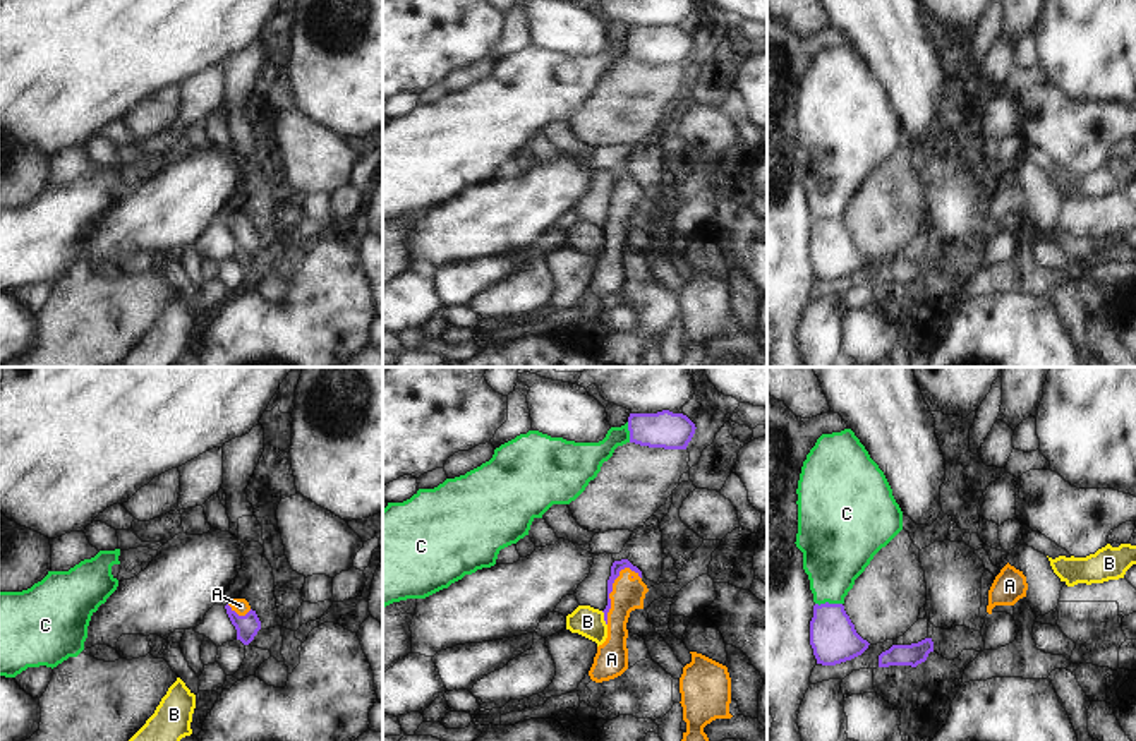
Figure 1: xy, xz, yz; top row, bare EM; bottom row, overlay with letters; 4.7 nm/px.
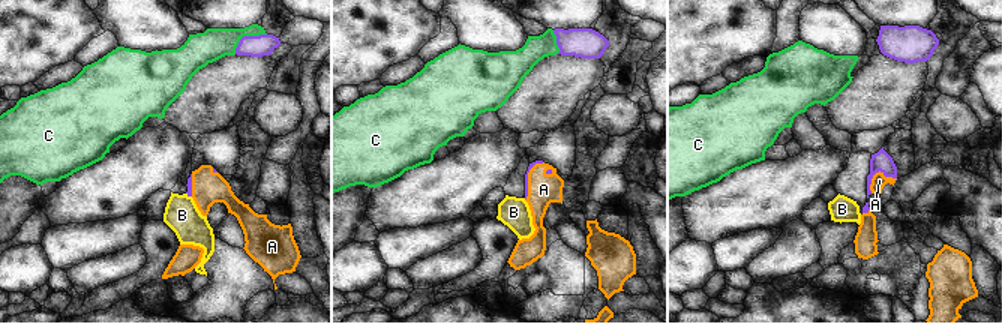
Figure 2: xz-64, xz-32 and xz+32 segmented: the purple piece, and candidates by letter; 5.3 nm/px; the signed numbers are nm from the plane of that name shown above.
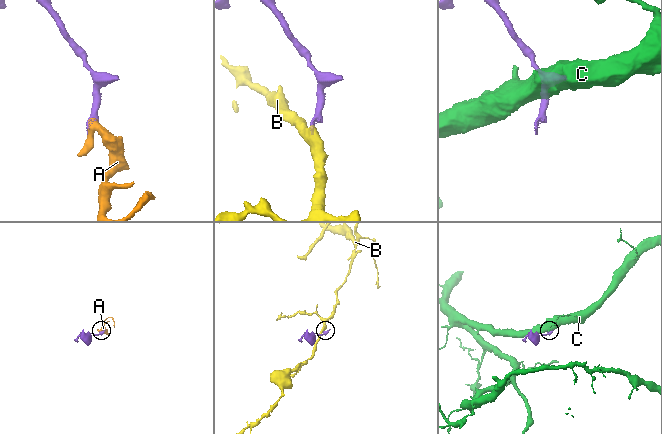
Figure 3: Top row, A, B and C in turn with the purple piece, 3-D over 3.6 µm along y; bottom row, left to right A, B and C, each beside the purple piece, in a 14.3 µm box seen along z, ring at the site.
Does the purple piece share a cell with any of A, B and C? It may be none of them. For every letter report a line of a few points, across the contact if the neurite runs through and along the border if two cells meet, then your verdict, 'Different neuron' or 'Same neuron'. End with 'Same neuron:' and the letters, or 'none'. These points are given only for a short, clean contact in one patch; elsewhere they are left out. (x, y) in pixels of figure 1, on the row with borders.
A: Line: xz (616, 566), (616, 578), (610, 592), (628, 594). Same neuron
B: Line: xz (601, 611), (606, 625). Different neuron
C: Line: yz (841, 602), (815, 604). Different neuron
Same neuron: A.

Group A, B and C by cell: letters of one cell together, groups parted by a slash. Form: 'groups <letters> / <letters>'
groups A / B / C

